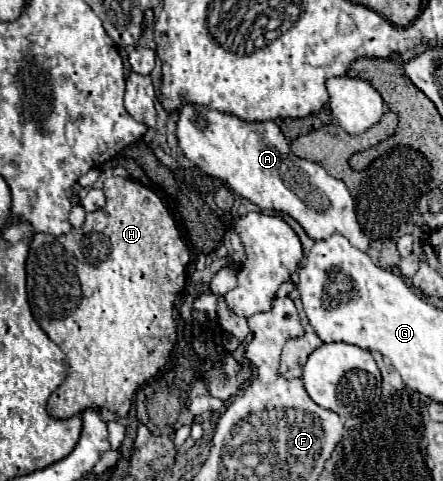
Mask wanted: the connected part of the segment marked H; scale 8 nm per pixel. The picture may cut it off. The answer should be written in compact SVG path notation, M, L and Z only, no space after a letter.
M108 177L104 195L106 207L88 213L82 227L60 237L36 233L30 245L26 273L32 315L66 353L70 365L68 377L48 399L48 413L54 419L74 417L92 405L108 407L126 417L136 389L160 373L176 343L174 301L186 284L188 246L164 201L152 189L132 179Z

